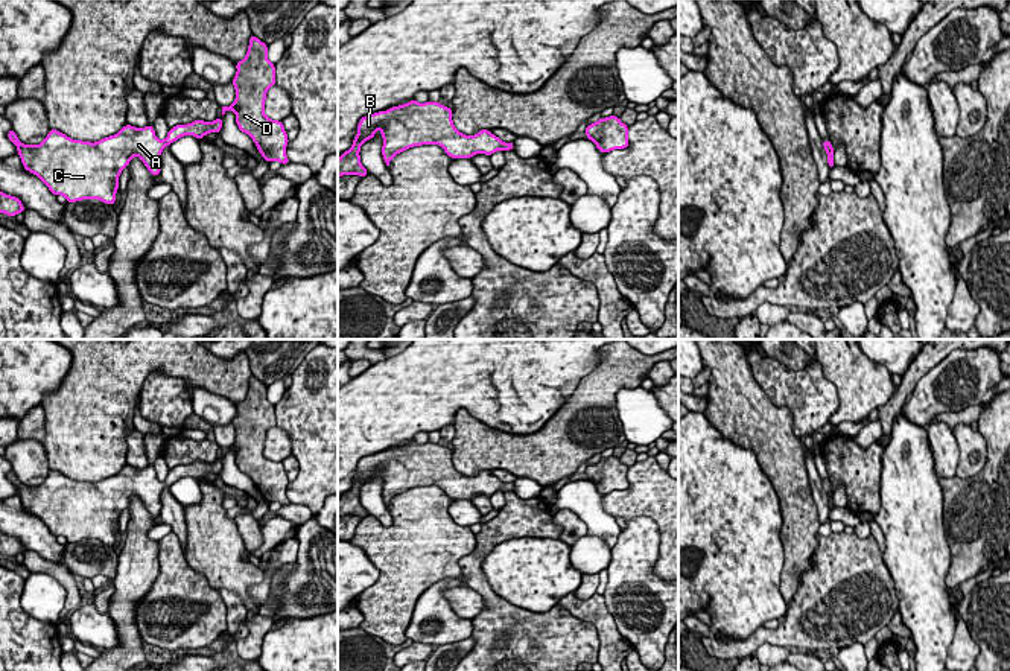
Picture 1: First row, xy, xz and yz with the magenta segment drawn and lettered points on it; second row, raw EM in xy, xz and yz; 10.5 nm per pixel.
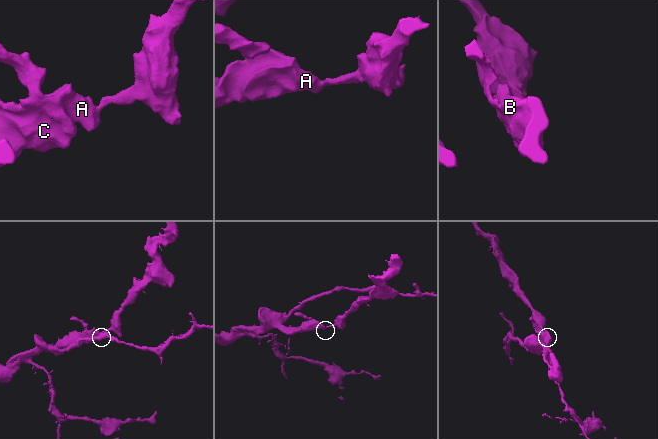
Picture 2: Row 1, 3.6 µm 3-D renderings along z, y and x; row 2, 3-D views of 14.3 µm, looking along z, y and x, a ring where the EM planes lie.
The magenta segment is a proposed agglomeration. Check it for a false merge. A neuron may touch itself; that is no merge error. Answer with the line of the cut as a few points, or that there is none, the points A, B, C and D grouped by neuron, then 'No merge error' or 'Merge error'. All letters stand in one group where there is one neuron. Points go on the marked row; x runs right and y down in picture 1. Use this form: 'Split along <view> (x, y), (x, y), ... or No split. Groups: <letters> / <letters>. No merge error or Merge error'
No split. Groups: A B C D. No merge error

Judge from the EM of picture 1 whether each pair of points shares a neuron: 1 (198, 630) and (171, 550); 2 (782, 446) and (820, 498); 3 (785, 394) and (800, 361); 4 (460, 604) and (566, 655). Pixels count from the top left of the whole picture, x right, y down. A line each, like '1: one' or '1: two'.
1: one
2: two
3: two
4: two

